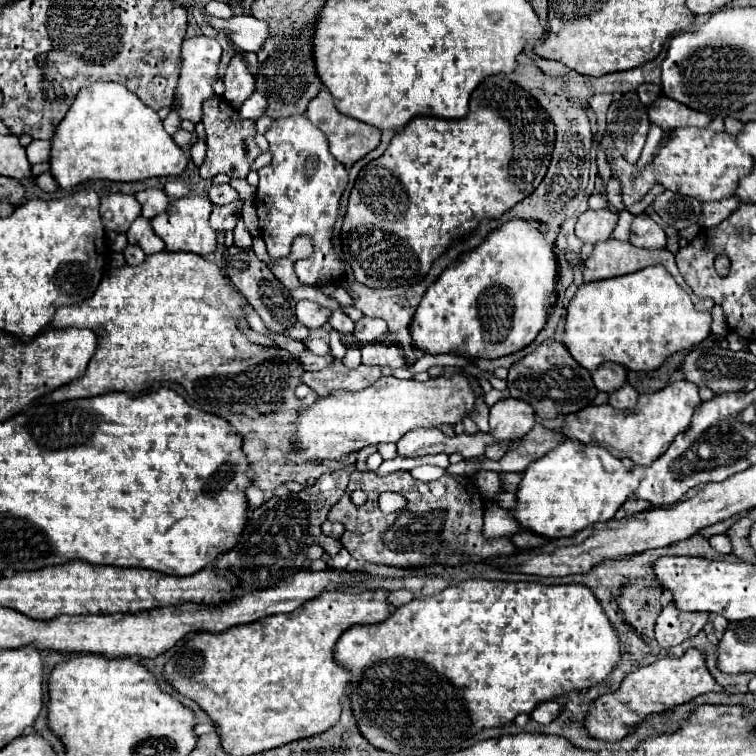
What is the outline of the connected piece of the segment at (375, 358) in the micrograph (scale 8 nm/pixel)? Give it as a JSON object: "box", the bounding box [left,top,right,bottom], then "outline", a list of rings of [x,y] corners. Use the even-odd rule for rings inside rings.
{"box":[361,344,405,368],"outline":[[[373,344],[373,346],[363,346],[361,352],[363,352],[363,364],[367,364],[367,366],[375,364],[375,366],[399,368],[405,364],[405,358],[397,346]]]}

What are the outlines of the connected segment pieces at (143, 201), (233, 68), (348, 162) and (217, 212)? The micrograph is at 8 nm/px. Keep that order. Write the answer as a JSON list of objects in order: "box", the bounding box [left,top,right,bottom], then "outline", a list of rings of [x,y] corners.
[{"box":[135,188,171,220],"outline":[[[149,188],[145,192],[139,192],[139,194],[135,194],[135,198],[143,206],[143,216],[147,220],[151,220],[157,214],[161,214],[163,210],[167,210],[167,206],[171,202],[171,198],[163,190],[157,190],[157,188]]]},{"box":[223,54,255,108],"outline":[[[243,54],[233,56],[223,74],[223,84],[225,84],[225,98],[235,108],[239,108],[255,92],[255,78],[247,70]]]},{"box":[305,88,381,168],"outline":[[[321,88],[319,94],[317,94],[317,98],[315,98],[313,102],[309,102],[305,114],[307,114],[307,118],[309,118],[315,126],[319,126],[319,130],[325,132],[325,136],[327,136],[327,140],[329,140],[329,150],[331,150],[331,154],[333,154],[345,168],[351,168],[357,160],[361,160],[361,158],[367,156],[371,150],[375,150],[375,148],[379,146],[379,142],[381,142],[381,130],[379,130],[379,128],[373,128],[373,126],[369,126],[369,124],[365,124],[365,122],[353,120],[353,118],[349,118],[349,116],[337,112],[331,94],[329,94],[325,88]]]},{"box":[211,204,241,232],"outline":[[[241,204],[215,206],[211,212],[211,228],[215,232],[229,232],[237,226],[239,218],[241,218]]]}]

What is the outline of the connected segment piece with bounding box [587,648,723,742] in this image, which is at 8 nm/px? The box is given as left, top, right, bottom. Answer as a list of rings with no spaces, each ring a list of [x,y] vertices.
[[[689,648],[681,658],[667,656],[667,658],[655,660],[649,666],[633,670],[621,682],[619,690],[609,692],[601,696],[599,700],[595,700],[587,714],[587,732],[599,740],[619,742],[629,732],[633,732],[637,724],[643,722],[643,718],[651,714],[665,714],[673,710],[675,706],[691,702],[699,694],[721,692],[721,690],[723,688],[715,682],[715,678],[709,674],[705,666],[705,654],[697,648]]]

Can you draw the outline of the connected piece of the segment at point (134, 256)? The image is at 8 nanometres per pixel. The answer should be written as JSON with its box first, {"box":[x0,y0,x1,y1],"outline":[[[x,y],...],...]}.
{"box":[123,244,145,264],"outline":[[[131,244],[123,250],[123,256],[125,256],[125,262],[127,264],[141,264],[145,260],[143,250],[139,246],[131,246]]]}

